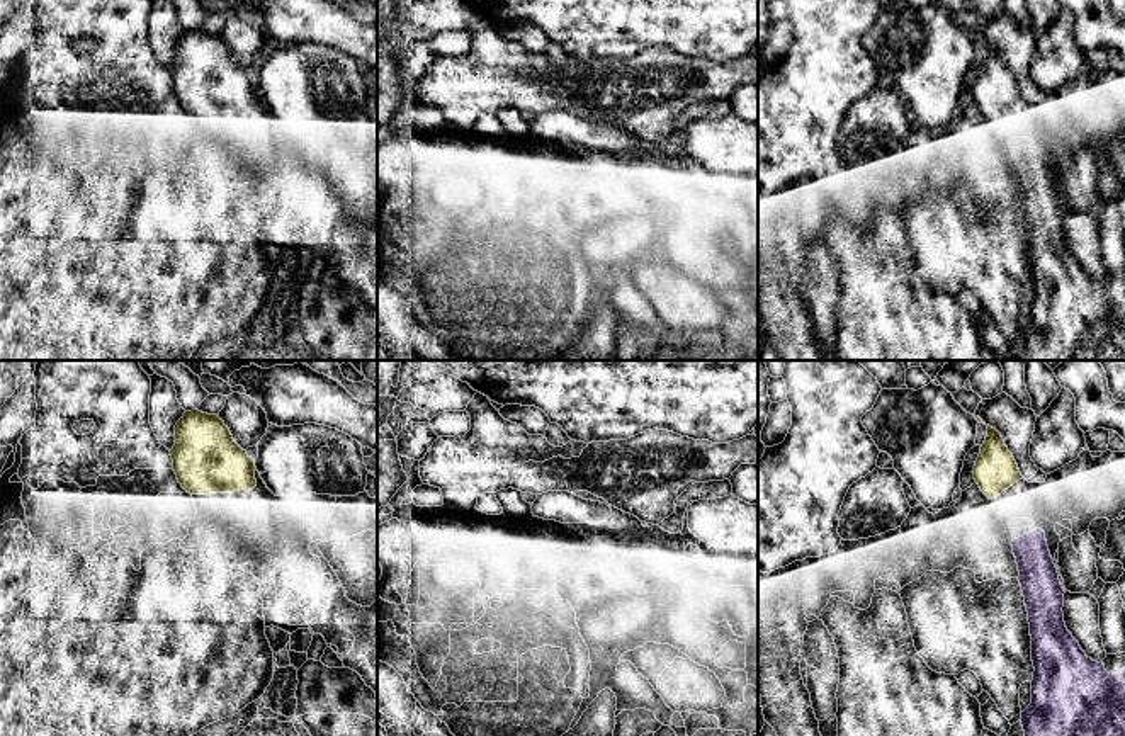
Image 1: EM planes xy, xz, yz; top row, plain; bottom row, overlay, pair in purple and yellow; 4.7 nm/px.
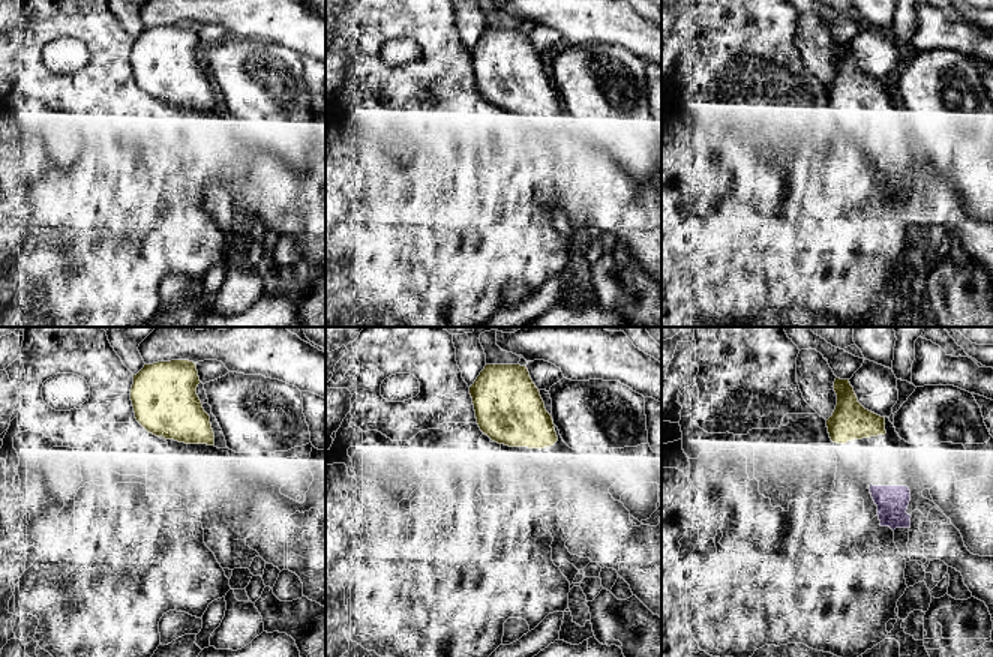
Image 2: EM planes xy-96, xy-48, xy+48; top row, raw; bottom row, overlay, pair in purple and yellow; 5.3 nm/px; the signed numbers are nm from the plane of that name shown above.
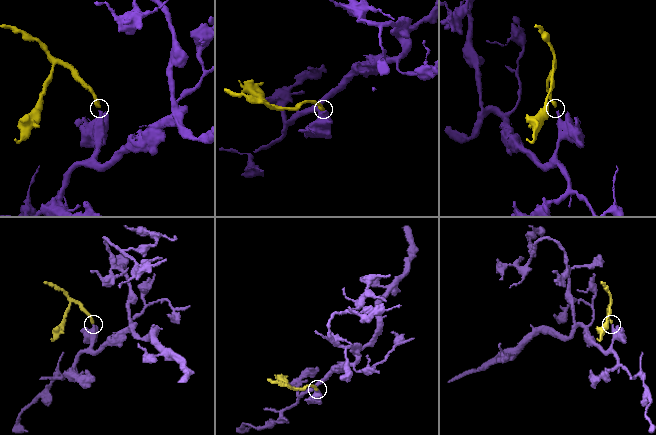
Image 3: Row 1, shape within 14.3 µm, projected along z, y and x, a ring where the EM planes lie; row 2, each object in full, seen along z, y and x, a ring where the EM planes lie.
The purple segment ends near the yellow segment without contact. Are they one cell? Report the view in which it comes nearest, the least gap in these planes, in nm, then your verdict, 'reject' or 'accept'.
nearest in yz; 220 nm apart; accept

